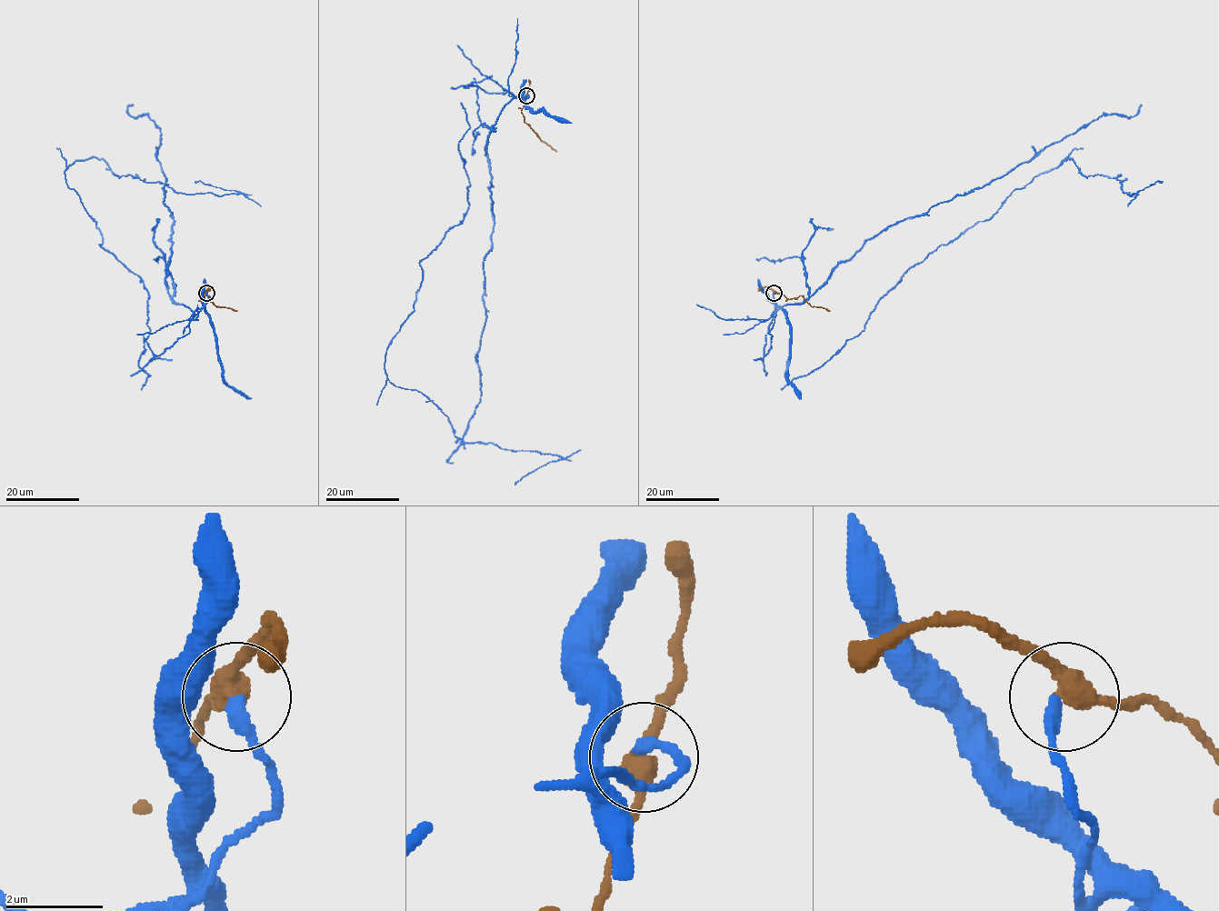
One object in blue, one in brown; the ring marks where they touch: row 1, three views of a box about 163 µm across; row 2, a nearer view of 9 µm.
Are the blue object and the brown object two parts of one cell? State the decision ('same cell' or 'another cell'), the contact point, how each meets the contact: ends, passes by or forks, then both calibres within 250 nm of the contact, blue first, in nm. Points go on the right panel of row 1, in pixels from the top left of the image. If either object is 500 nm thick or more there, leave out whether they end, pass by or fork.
another cell | (774, 293) | blue ends | brown passes by | 280/400 nm

